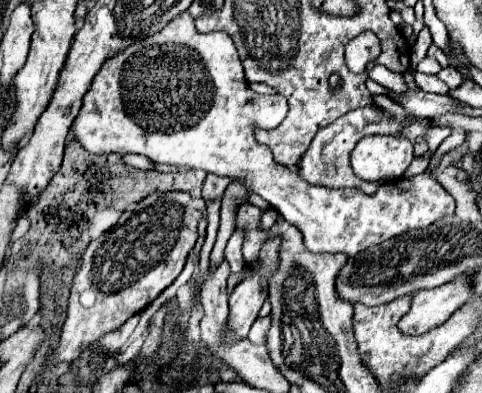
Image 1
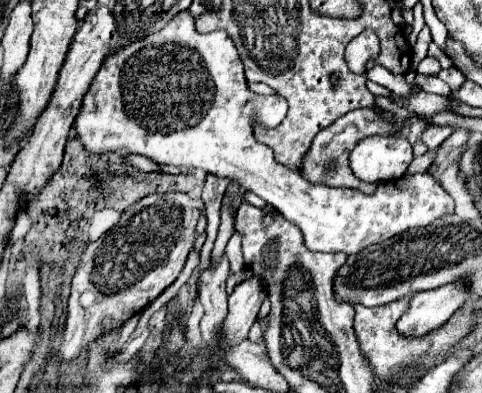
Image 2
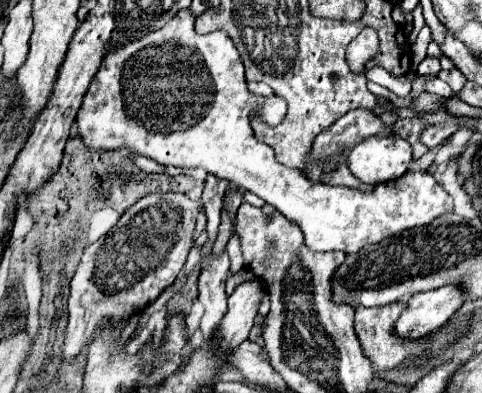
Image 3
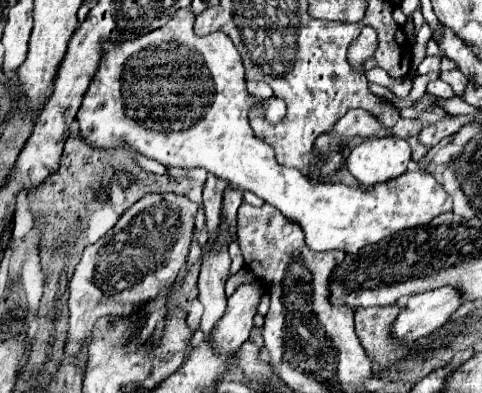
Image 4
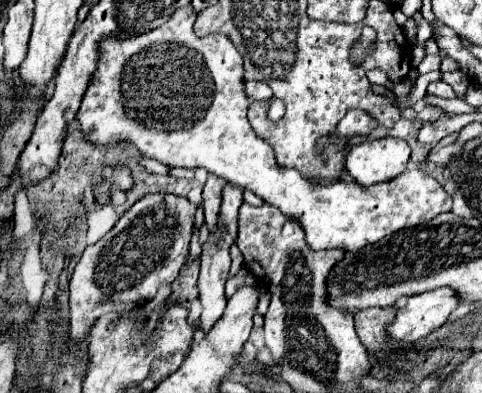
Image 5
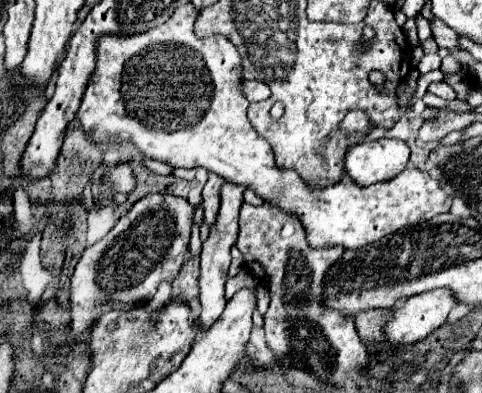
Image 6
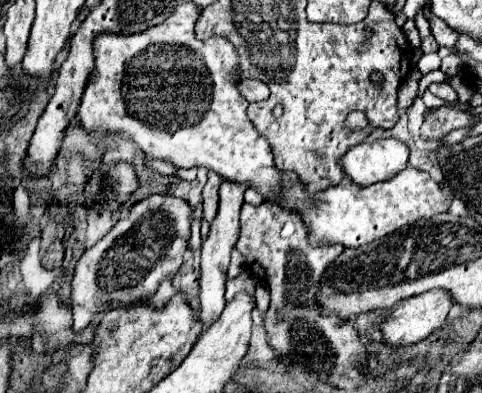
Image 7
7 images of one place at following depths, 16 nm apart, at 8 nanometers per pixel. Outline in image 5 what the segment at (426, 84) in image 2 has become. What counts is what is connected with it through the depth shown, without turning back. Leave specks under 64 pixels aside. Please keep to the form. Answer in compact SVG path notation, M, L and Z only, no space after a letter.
M436 80L436 82L430 82L428 84L428 94L434 94L434 96L440 96L440 98L454 98L454 90L444 82L444 80Z

